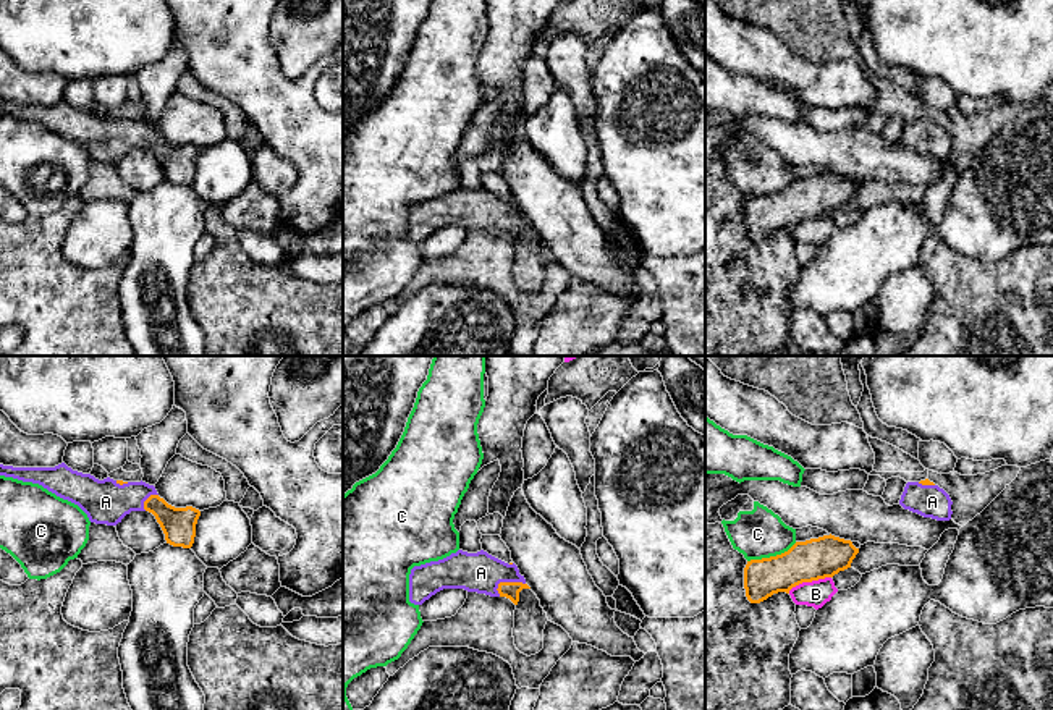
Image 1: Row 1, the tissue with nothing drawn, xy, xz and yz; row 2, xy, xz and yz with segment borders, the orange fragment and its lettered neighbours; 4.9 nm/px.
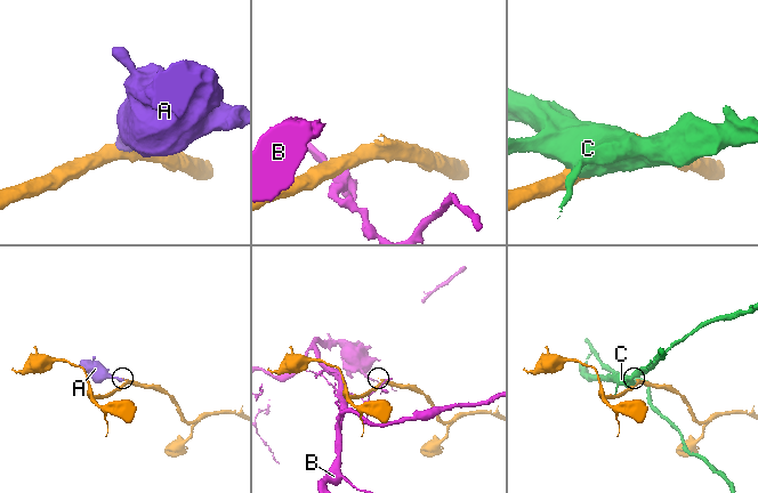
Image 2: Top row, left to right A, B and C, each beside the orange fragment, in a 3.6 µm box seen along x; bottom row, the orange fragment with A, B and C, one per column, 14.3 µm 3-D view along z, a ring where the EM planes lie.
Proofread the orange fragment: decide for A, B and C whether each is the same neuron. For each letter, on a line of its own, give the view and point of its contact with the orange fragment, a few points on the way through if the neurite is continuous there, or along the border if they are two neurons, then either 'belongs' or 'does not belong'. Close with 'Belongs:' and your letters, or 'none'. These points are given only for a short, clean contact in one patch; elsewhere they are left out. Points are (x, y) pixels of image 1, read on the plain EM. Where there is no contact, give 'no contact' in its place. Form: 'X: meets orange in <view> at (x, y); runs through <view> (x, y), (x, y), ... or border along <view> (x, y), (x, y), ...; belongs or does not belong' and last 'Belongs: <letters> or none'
A: meets orange in xz at (508, 220); runs through xz (511, 228), (508, 220), (481, 211); belongs
B: meets orange in yz at (809, 219); does not belong
C: meets orange in yz at (772, 194); does not belong
Belongs: A

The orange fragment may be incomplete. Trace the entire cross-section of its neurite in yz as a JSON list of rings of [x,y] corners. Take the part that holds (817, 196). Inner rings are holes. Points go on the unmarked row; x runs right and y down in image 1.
[[[823,173],[796,180],[788,189],[751,197],[744,205],[744,226],[751,241],[760,241],[778,230],[786,230],[802,220],[833,215],[851,205],[859,186],[851,178]]]

